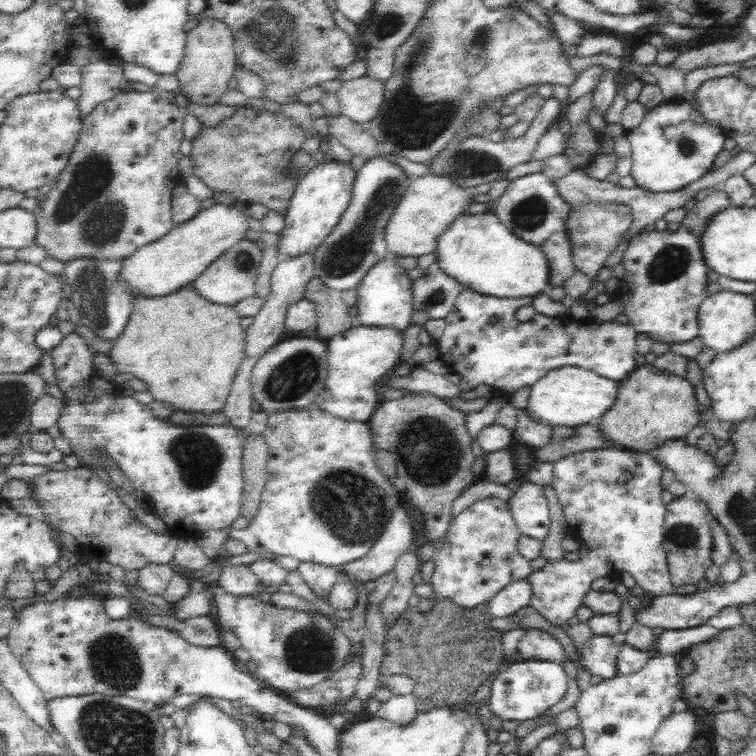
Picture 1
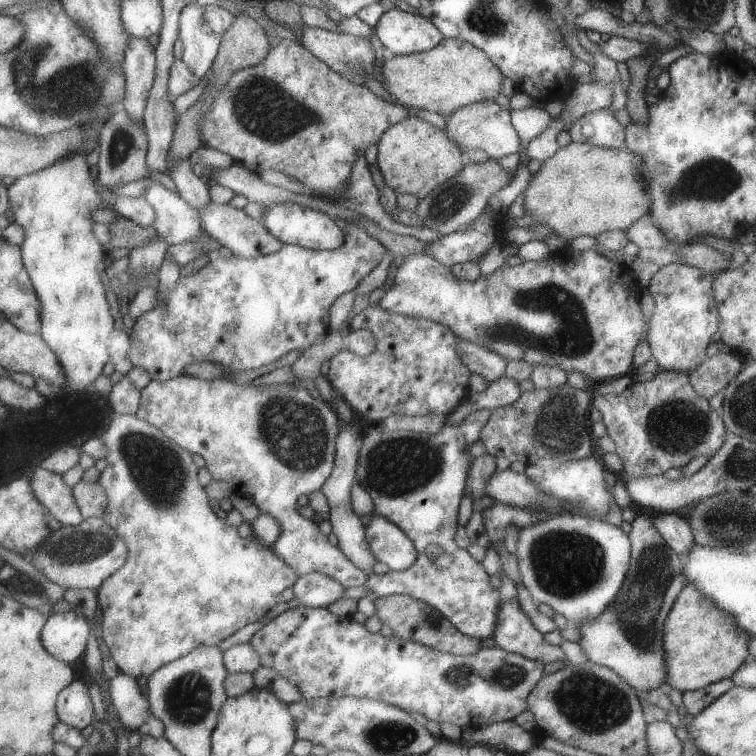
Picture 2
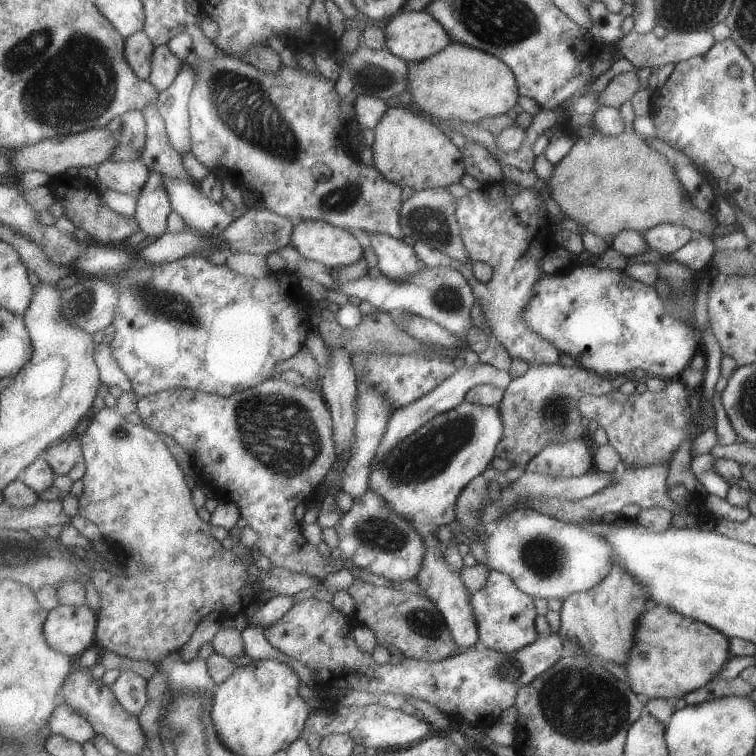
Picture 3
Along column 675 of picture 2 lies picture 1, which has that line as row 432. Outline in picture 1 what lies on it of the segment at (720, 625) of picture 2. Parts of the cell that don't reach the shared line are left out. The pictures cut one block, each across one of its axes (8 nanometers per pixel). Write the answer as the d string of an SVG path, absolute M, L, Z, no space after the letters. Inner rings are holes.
M648 362L618 382L616 402L595 422L595 428L608 448L644 453L658 450L670 440L684 439L700 423L700 405L694 391L686 378L660 372Z

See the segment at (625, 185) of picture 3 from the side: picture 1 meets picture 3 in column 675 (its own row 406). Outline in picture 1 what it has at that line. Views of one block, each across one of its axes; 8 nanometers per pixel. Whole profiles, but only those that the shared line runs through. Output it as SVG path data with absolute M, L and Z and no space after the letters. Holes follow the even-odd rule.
M193 283L164 296L138 293L124 330L113 340L110 360L118 372L128 373L152 386L152 394L160 402L180 406L178 411L204 414L222 411L236 372L245 355L245 328L234 306L214 304L196 291Z

